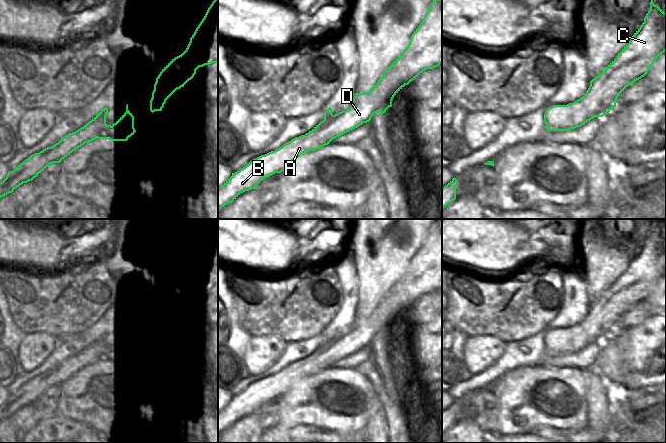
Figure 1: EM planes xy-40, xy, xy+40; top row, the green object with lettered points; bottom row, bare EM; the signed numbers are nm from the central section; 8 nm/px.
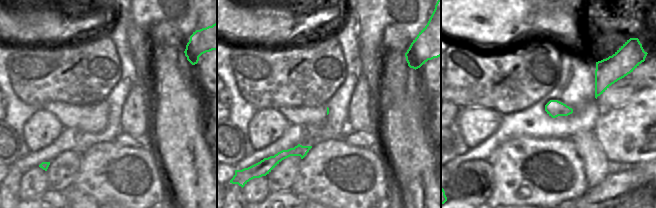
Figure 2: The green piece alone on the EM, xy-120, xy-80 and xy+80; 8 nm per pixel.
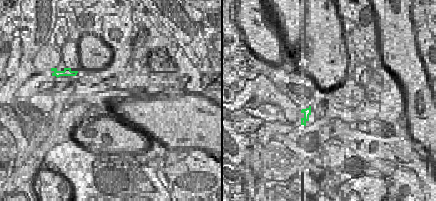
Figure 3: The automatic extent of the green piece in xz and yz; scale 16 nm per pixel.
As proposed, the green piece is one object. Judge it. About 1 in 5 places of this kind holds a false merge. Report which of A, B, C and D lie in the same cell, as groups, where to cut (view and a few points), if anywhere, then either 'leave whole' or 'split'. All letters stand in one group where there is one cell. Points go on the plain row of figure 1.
A B C D | no cut | leave whole

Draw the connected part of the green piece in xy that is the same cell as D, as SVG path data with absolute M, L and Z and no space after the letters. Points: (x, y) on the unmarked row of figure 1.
M442 221L434 224L426 236L422 246L414 255L408 270L402 278L386 293L378 306L367 317L356 317L352 330L335 339L329 331L324 336L324 344L305 359L295 361L282 369L279 373L261 379L250 385L220 411L218 411L218 436L227 428L232 427L241 417L256 413L256 410L265 402L284 395L295 383L301 379L315 375L328 369L333 363L359 351L371 344L379 336L381 339L392 331L394 320L411 305L416 303L423 295L438 291L442 287Z

